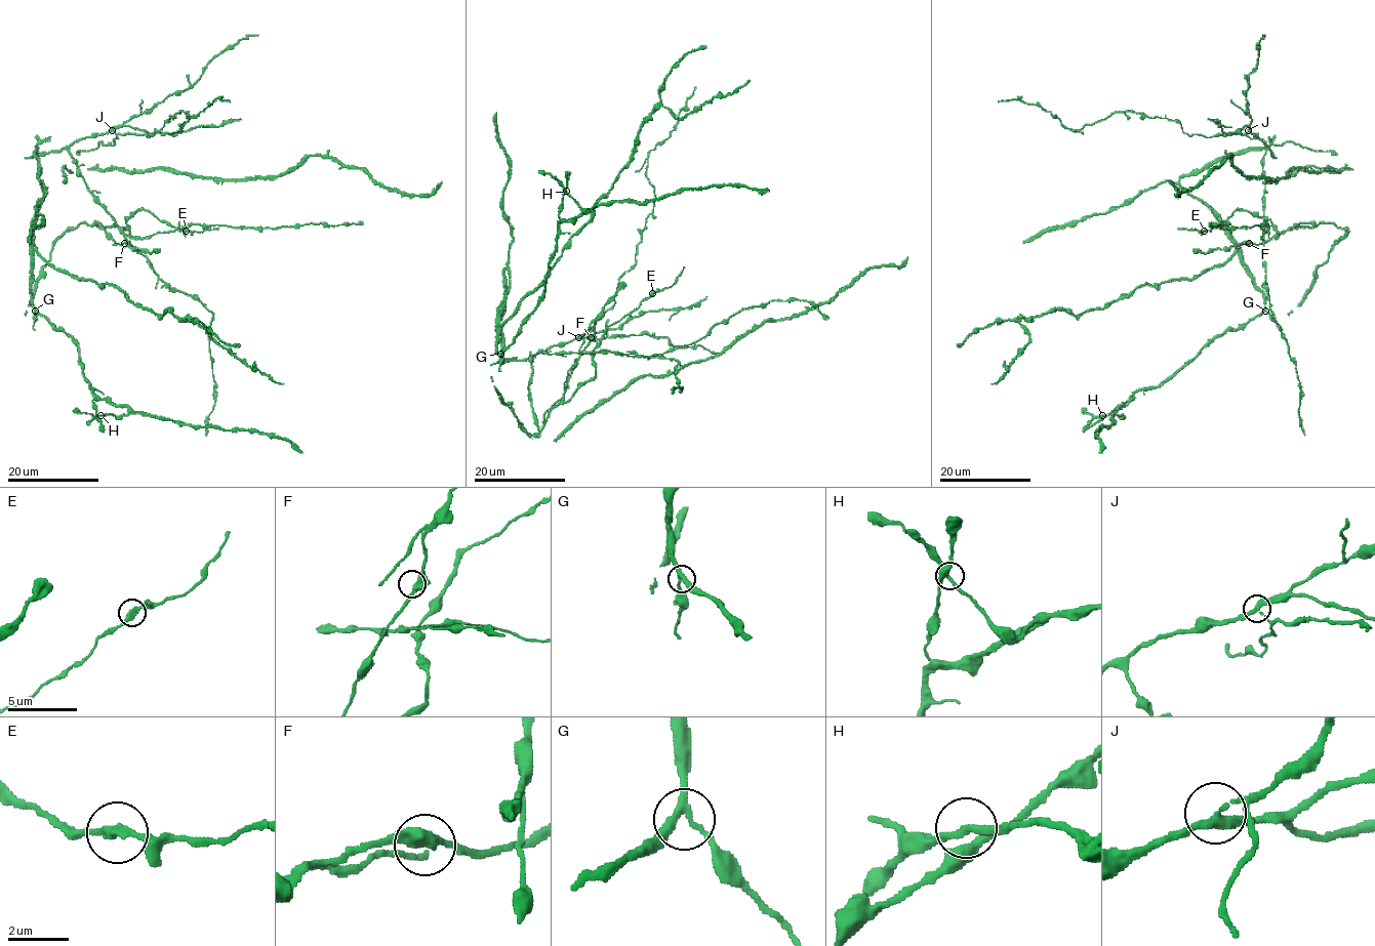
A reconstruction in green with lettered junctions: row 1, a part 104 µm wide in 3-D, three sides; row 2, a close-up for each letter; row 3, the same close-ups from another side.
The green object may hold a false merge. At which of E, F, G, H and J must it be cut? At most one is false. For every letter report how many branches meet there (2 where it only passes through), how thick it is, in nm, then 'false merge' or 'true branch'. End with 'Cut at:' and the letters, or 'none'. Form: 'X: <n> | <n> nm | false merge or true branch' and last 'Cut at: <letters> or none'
E: 2 | 300 nm | true branch
F: 3 | 340 nm | true branch
G: 3 | 240 nm | true branch
H: 3 | 190 nm | true branch
J: 3 | 280 nm | false merge
Cut at: J

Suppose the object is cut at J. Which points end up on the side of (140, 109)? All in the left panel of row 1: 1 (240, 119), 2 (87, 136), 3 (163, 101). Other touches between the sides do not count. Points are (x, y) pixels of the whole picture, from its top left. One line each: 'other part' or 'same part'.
1: same part
2: same part
3: same part

